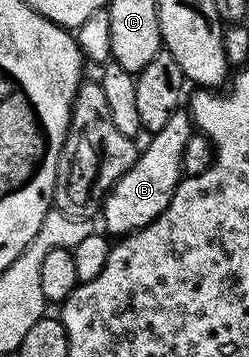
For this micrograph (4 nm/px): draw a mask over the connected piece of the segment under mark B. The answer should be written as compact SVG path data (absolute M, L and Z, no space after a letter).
M180 108L169 116L165 128L161 132L150 135L146 140L147 147L138 151L133 168L121 176L121 180L107 193L101 203L103 214L102 229L111 236L126 236L134 234L136 230L145 228L173 200L173 192L178 188L183 172L183 153L185 144L189 144L189 136L193 133L191 115L186 109Z

